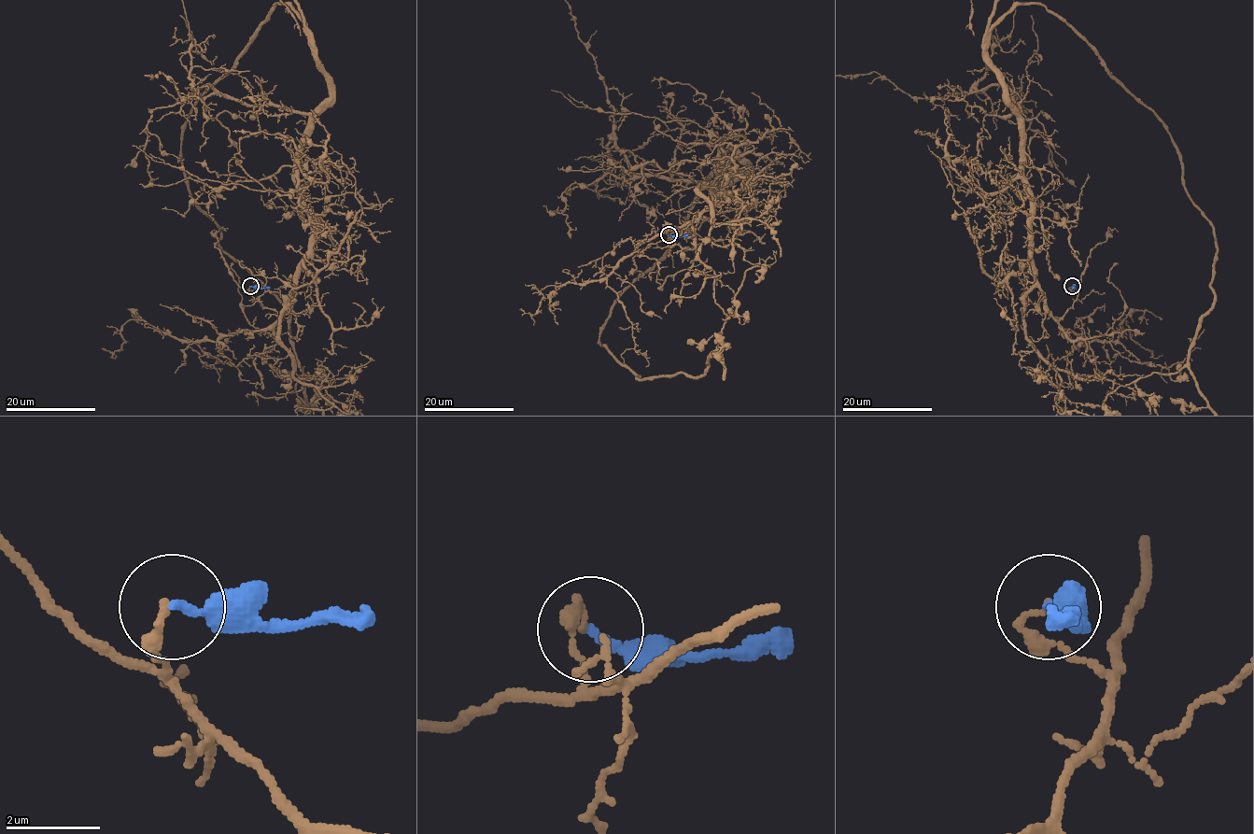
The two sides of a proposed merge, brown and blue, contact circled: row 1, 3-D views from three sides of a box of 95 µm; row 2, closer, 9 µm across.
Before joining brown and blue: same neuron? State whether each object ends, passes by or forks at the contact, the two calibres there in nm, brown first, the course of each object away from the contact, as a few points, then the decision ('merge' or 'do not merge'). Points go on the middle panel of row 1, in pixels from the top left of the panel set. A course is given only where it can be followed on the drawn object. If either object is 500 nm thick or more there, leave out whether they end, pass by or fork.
brown ends there; blue ends there; 130 nm thick on the brown side, 200 nm on the other; blue runs (669, 233), (688, 233); do not merge

